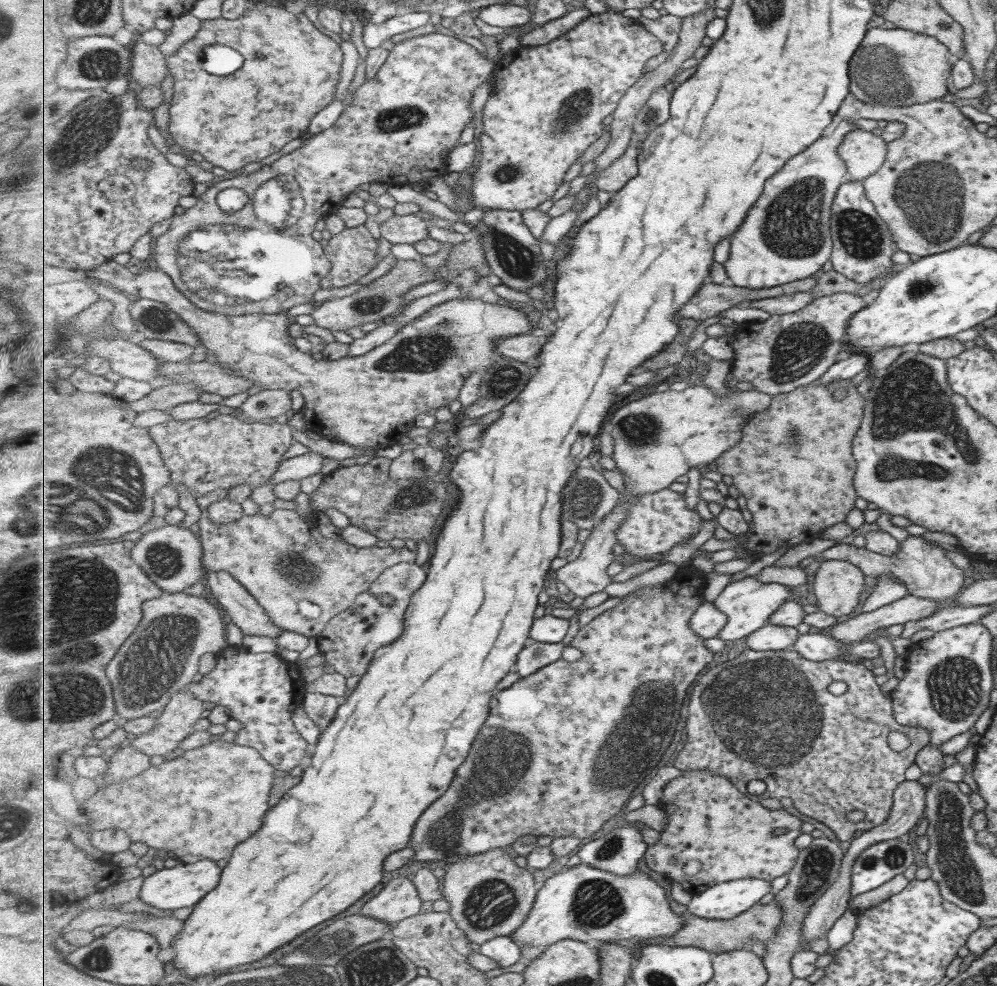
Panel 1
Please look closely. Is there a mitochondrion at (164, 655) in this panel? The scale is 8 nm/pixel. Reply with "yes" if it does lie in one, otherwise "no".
yes

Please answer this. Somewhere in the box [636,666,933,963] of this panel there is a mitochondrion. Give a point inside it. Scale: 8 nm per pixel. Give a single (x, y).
(816, 869)

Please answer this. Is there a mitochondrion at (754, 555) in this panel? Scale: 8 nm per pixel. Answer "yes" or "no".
no

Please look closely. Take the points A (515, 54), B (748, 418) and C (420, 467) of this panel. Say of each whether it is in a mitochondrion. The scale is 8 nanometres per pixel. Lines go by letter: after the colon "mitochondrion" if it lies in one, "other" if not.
A: other
B: other
C: mitochondrion

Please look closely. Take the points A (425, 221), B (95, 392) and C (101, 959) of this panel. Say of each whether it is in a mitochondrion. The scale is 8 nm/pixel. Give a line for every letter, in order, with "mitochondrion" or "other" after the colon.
A: other
B: other
C: mitochondrion

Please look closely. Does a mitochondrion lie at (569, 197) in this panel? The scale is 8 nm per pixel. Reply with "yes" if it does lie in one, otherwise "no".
no

